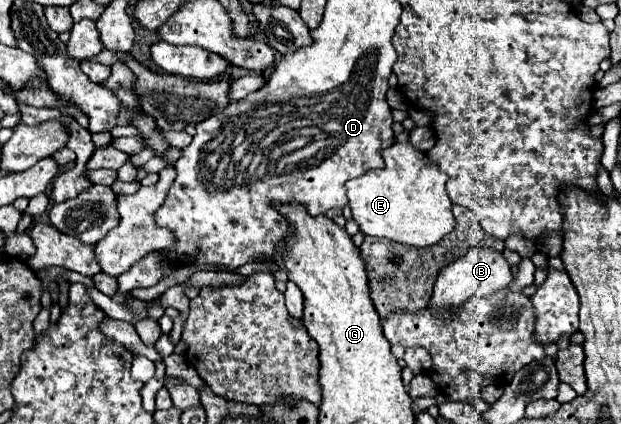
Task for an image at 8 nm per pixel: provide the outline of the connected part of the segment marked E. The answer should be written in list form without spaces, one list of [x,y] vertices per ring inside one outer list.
[[[395,142],[381,150],[381,158],[385,162],[383,168],[369,170],[345,184],[353,220],[363,234],[375,238],[387,238],[409,246],[437,244],[455,228],[455,216],[451,212],[453,202],[445,190],[447,174],[409,142]]]

